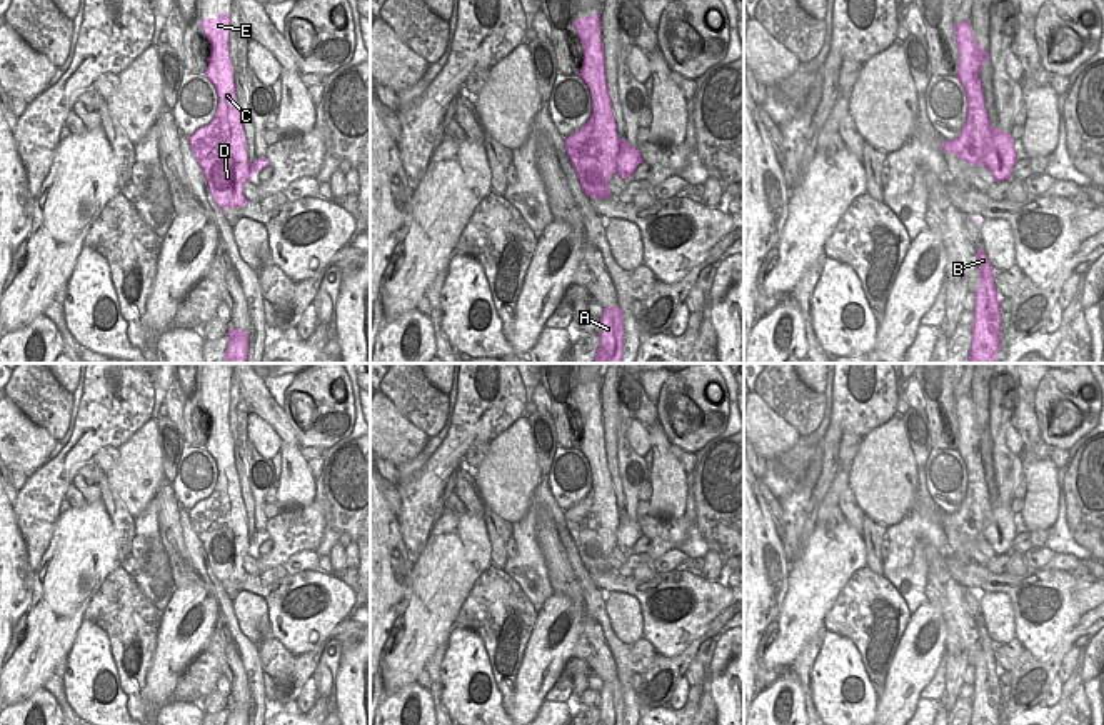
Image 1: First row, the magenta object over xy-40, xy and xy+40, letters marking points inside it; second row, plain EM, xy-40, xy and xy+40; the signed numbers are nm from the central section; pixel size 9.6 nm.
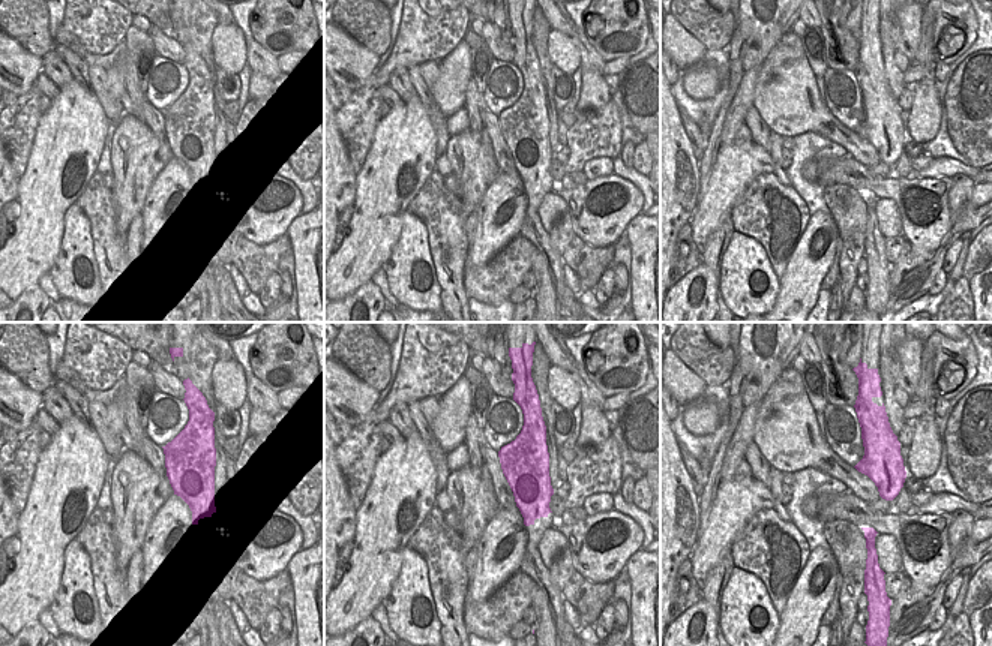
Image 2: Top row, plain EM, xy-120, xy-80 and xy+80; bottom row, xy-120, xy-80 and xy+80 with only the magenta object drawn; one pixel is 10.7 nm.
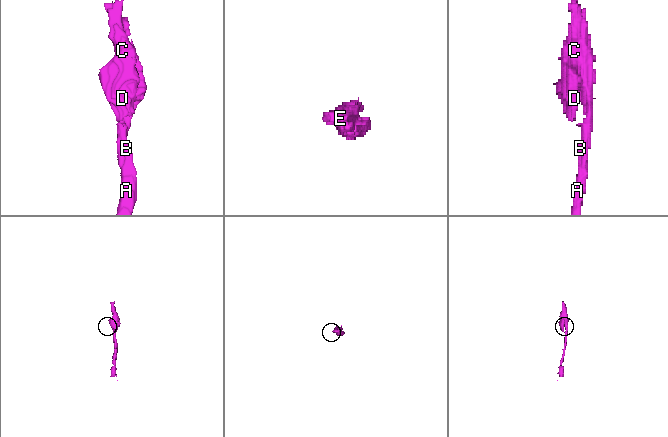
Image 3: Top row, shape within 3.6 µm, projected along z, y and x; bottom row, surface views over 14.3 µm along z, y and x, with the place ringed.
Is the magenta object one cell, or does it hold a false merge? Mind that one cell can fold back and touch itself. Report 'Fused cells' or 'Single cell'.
Fused cells.

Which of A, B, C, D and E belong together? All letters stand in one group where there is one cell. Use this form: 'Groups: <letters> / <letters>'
Groups: A B / C D E.

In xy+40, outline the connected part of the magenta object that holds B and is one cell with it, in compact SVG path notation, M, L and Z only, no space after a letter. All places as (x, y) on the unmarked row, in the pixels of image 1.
M984 620L977 623L979 660L976 667L974 700L971 725L999 725L1001 722L1001 672L994 658Z

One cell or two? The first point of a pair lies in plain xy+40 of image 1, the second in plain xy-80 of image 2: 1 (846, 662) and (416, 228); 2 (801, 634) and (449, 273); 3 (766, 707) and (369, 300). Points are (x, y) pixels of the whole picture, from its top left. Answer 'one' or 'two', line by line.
1: one
2: two
3: one

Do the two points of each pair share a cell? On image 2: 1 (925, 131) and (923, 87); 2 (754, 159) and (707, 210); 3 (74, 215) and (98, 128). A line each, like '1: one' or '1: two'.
1: one
2: one
3: two

